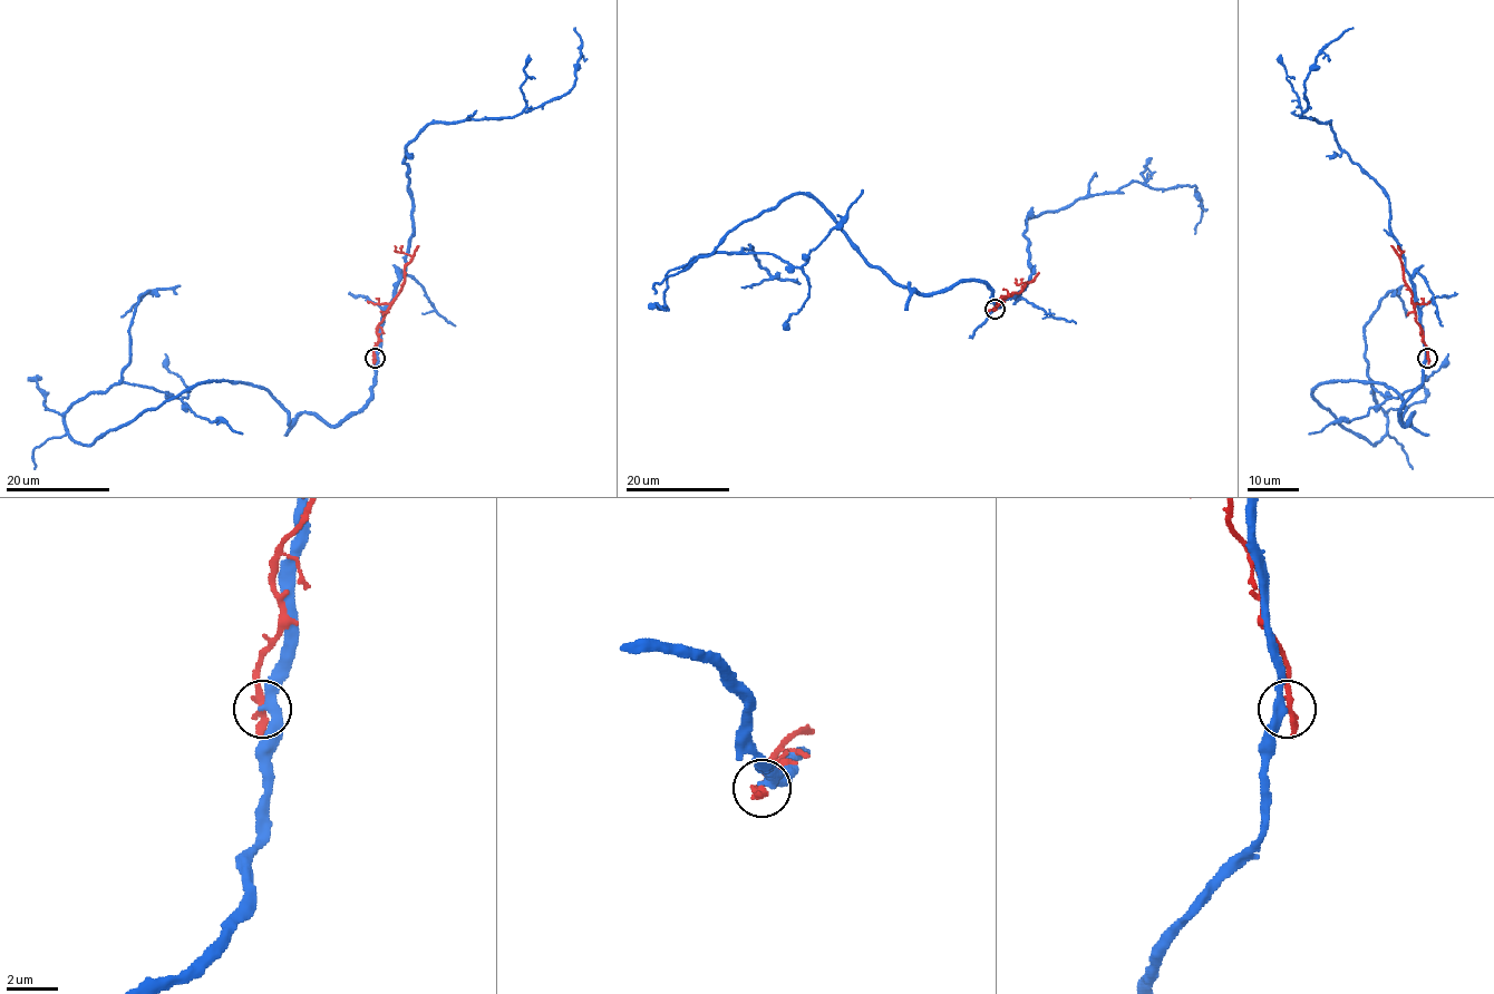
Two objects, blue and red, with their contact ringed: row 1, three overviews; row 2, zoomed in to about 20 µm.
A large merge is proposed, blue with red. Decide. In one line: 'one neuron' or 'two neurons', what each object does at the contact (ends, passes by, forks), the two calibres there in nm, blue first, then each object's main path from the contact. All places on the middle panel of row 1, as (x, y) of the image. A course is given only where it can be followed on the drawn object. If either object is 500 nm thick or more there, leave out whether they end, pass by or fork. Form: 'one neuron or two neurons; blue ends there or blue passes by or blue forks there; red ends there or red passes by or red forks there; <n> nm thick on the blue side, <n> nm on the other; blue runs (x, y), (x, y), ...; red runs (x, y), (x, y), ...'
two neurons; blue passes by; red ends there; 320 nm thick on the blue side, 320 nm on the other; blue runs (995, 308), (985, 282), (899, 286), (805, 194), (685, 268), (712, 252), (802, 266), (862, 189); red runs (995, 308), (1003, 296), (1019, 292), (1025, 284), (1032, 282), (1018, 284), (1016, 279)

